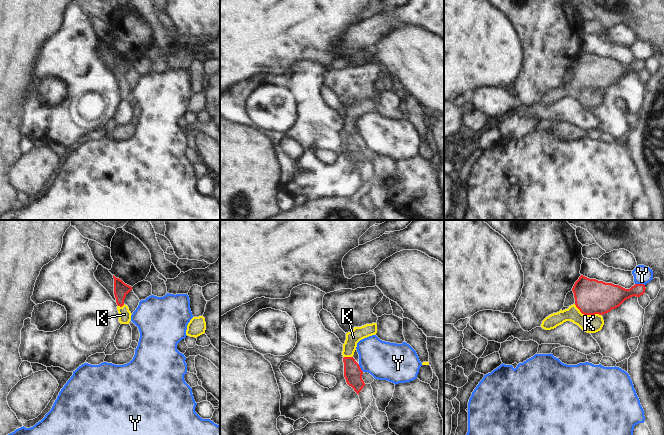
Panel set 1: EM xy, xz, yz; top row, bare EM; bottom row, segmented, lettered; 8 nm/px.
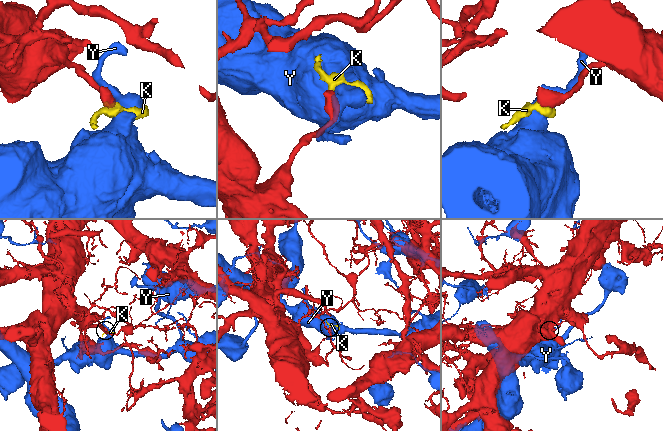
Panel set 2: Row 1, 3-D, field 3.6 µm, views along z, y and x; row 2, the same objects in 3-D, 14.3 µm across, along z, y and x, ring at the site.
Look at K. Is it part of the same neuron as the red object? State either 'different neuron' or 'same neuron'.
same neuron

